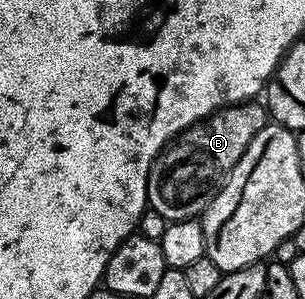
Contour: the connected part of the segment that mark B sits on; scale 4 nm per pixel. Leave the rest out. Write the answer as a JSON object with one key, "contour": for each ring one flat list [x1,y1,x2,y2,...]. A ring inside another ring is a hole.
{"contour":[[251,100,239,102,236,106,226,106,223,110,209,114,203,122,198,122,195,126,189,126,187,130,183,130,166,149,159,152,150,170,146,193,149,209,160,212,160,216,164,216,167,222,198,218,210,205,211,200,218,195,220,188,226,183,227,176,232,172,232,168,236,168,240,156,244,156,248,144,252,144,256,132,260,132,260,128,264,128,267,124,268,111,265,105]]}

